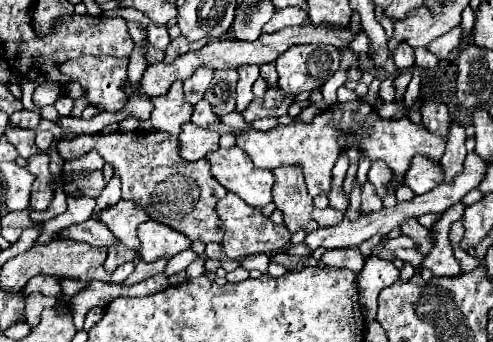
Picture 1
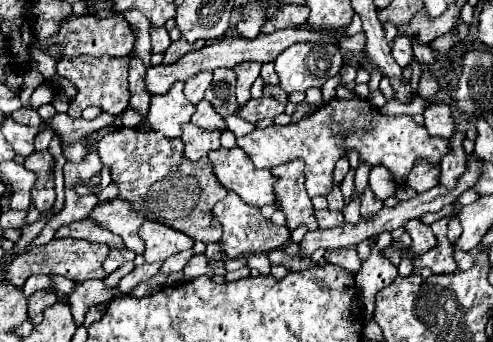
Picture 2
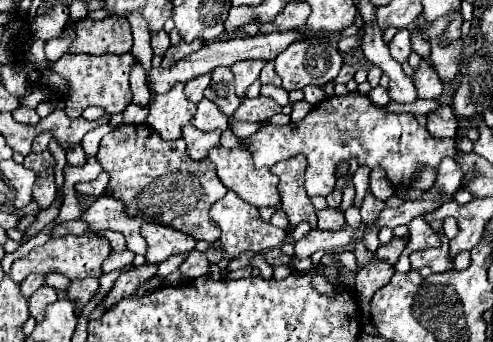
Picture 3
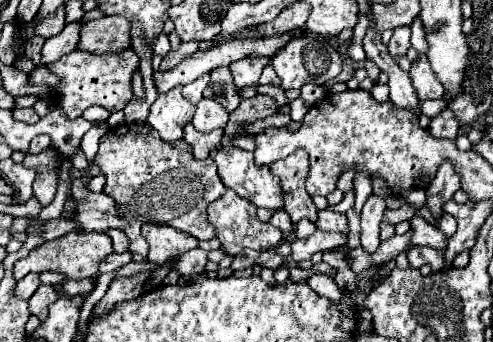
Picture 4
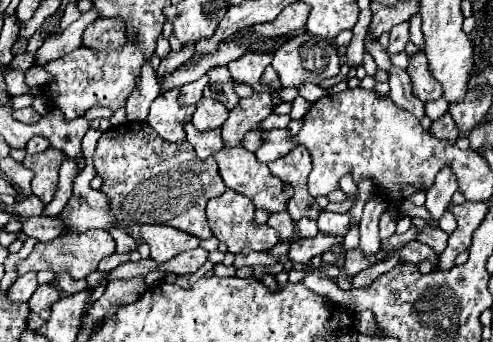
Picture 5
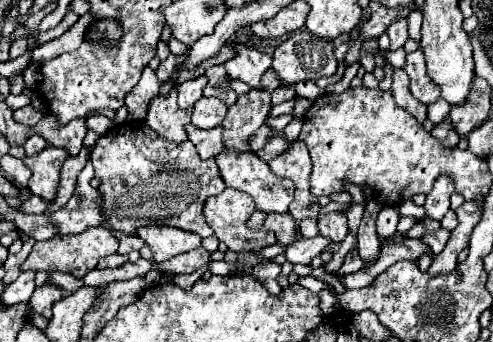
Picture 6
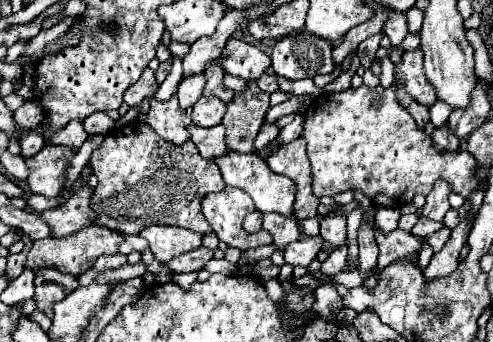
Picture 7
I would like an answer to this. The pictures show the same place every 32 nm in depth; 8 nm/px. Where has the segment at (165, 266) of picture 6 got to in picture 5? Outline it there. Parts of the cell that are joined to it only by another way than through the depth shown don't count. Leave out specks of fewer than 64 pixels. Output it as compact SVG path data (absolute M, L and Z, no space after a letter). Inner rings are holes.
M194 248L194 250L182 252L182 254L174 256L172 260L160 264L160 270L174 272L178 276L182 276L182 274L194 274L198 268L204 266L206 260L208 260L208 252L202 250L202 248Z

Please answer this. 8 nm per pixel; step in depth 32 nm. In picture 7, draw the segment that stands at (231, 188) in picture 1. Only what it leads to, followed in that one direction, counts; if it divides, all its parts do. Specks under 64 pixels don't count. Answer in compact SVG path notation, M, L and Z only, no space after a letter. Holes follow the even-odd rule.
M228 150L226 156L220 156L216 160L216 164L222 172L222 178L224 178L226 186L234 186L234 188L240 188L240 190L248 192L252 196L254 204L256 204L256 210L260 210L264 214L278 212L278 214L290 214L292 216L292 196L296 192L296 186L286 176L276 176L256 152L238 154L238 152Z

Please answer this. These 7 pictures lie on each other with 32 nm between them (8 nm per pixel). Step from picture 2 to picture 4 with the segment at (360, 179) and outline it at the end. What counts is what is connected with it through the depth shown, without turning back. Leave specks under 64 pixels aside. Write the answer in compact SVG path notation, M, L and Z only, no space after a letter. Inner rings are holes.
M366 172L356 174L356 178L354 178L354 192L356 192L356 204L354 204L354 210L360 212L364 200L372 194L372 180L370 180L370 176L368 176Z

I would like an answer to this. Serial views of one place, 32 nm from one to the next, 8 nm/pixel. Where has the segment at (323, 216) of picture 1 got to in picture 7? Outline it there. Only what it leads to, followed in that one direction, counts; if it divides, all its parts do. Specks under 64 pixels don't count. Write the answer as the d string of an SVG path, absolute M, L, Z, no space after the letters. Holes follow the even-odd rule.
M338 214L324 216L320 220L320 236L334 246L344 244L344 240L346 240L346 218L338 216Z

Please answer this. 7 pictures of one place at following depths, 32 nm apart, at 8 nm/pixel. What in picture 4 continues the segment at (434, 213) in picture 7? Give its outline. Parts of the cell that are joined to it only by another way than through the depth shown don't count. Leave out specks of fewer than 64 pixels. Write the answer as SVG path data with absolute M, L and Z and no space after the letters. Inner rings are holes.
M444 160L444 164L438 168L430 188L426 190L428 204L432 204L430 212L434 216L438 216L444 202L448 202L456 190L460 190L460 174L454 170L454 164L450 160Z

